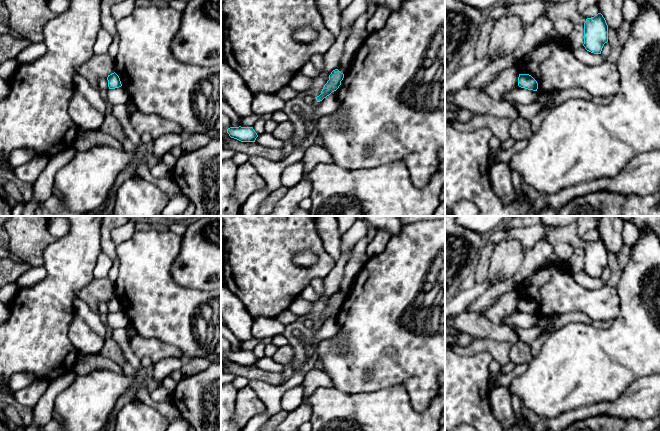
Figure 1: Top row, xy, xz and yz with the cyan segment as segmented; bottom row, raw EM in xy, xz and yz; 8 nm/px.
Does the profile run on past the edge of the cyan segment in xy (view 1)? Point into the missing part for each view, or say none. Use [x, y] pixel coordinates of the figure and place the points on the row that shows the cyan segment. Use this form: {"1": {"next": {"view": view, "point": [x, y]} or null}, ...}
{"1": {"next": null}}

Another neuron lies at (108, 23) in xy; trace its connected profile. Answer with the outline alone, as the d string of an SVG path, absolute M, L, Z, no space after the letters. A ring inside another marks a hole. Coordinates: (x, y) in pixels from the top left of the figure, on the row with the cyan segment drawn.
M101 0L101 17L102 28L108 31L112 37L117 36L118 31L116 29L117 22L113 19L111 14L111 8L116 4L124 0Z

